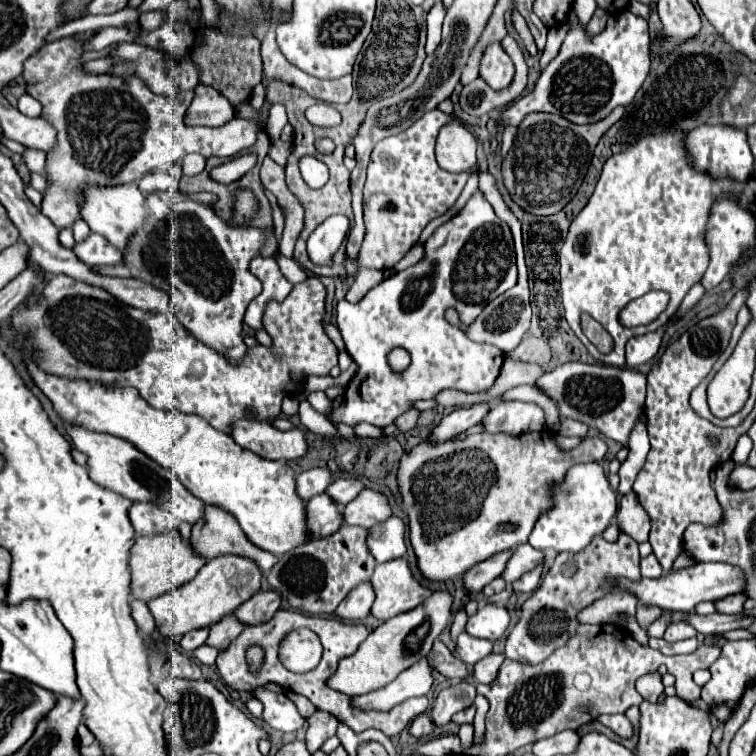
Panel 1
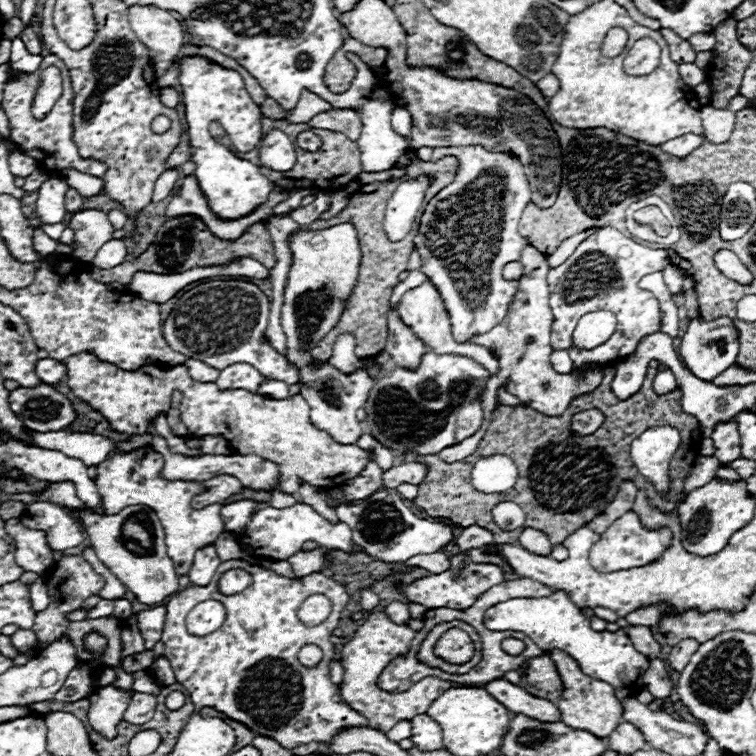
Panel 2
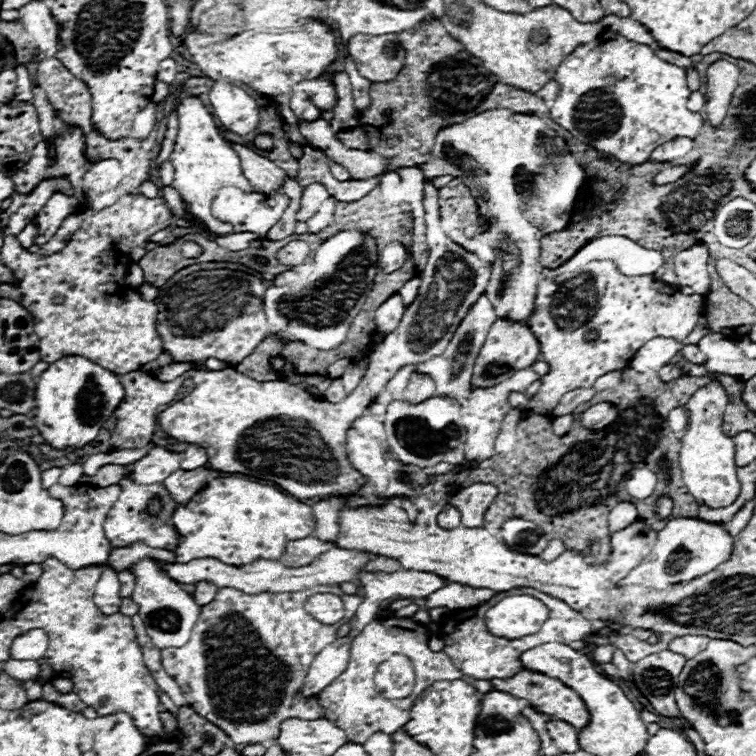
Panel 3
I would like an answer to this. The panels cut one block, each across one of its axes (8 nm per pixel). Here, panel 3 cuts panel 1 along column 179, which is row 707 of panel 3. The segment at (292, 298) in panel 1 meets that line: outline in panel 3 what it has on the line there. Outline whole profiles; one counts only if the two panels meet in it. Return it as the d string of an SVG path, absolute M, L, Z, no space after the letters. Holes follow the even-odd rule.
M404 618L402 626L396 620L372 620L370 624L364 626L364 630L352 638L352 656L348 660L346 670L332 680L328 688L324 688L318 694L318 702L324 710L324 716L332 720L336 726L340 726L348 740L364 742L372 732L396 732L400 730L408 718L410 718L410 708L416 700L416 696L432 682L436 680L456 680L462 676L462 672L454 666L450 656L446 652L432 652L428 648L428 632L422 624L414 622L412 618ZM392 654L406 654L412 664L414 664L414 690L412 696L400 698L400 700L390 700L380 696L380 692L374 686L374 677L377 673L380 660L388 660Z

